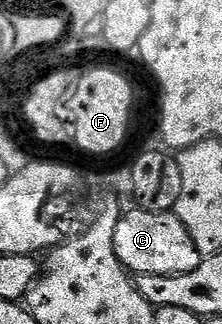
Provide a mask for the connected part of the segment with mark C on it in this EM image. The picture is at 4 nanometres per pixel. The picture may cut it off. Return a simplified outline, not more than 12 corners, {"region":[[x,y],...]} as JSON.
{"region":[[173,212],[119,219],[127,272],[179,276],[204,257]]}

